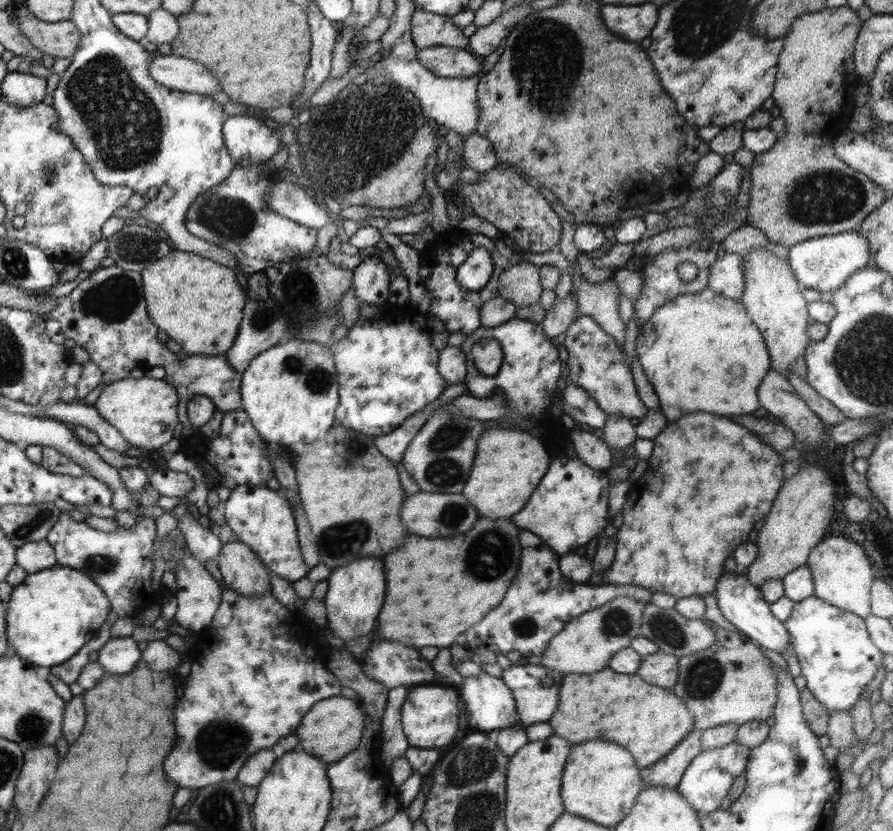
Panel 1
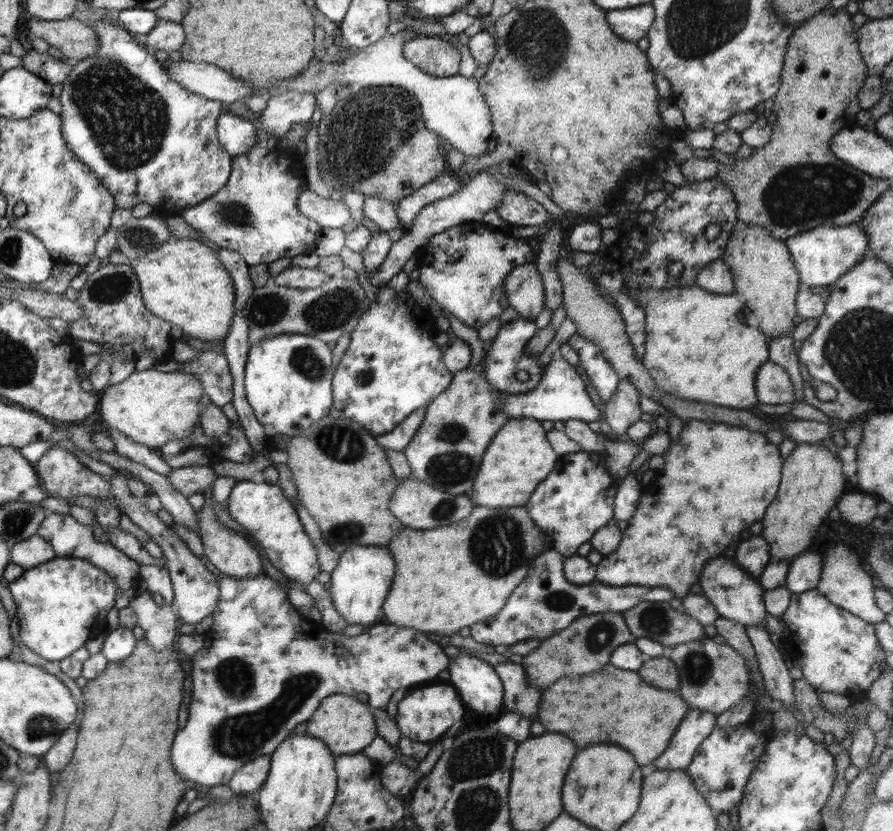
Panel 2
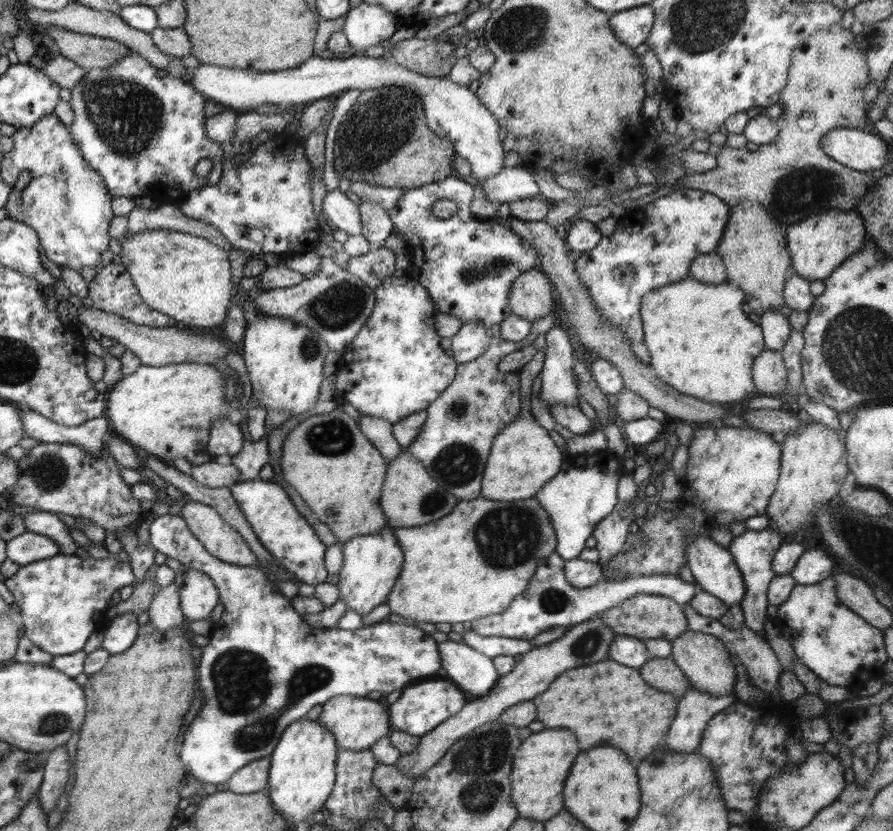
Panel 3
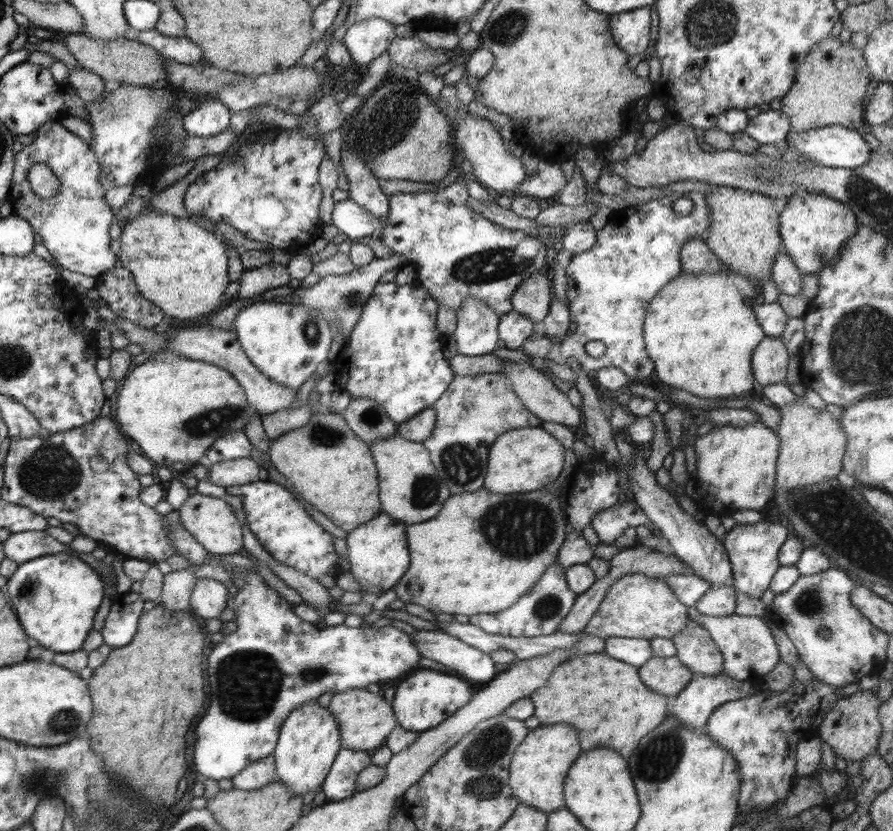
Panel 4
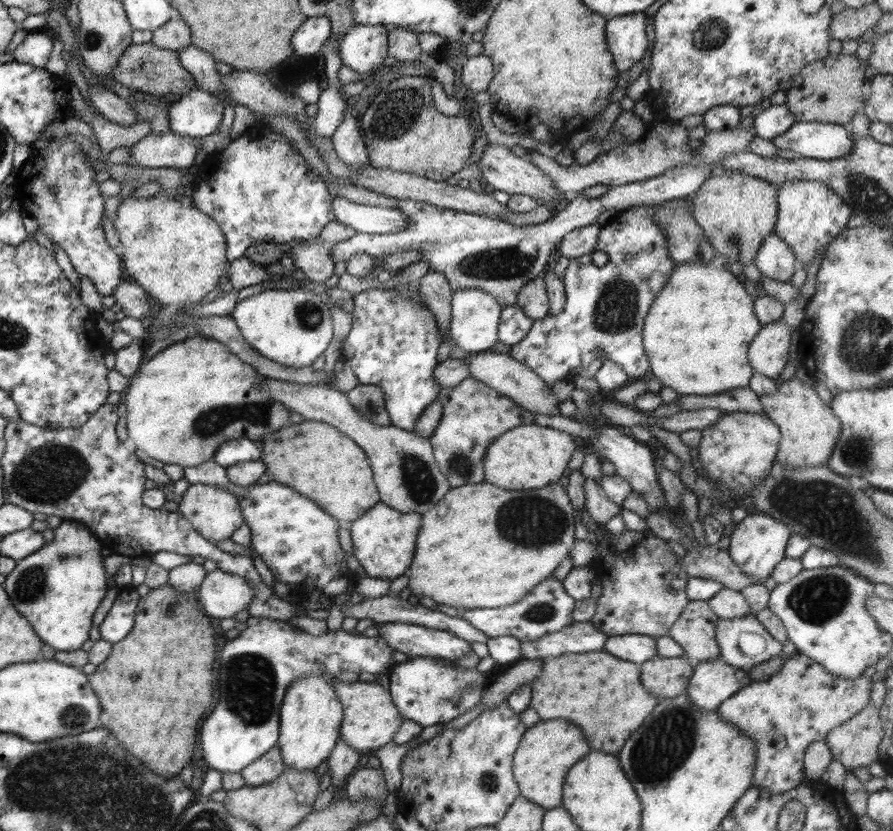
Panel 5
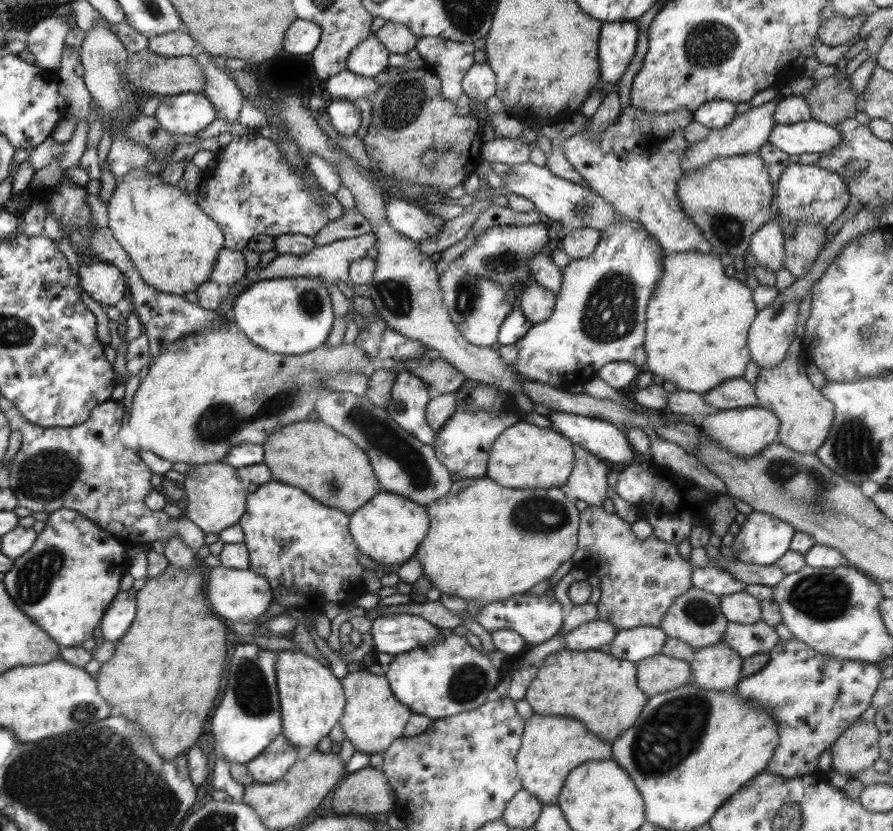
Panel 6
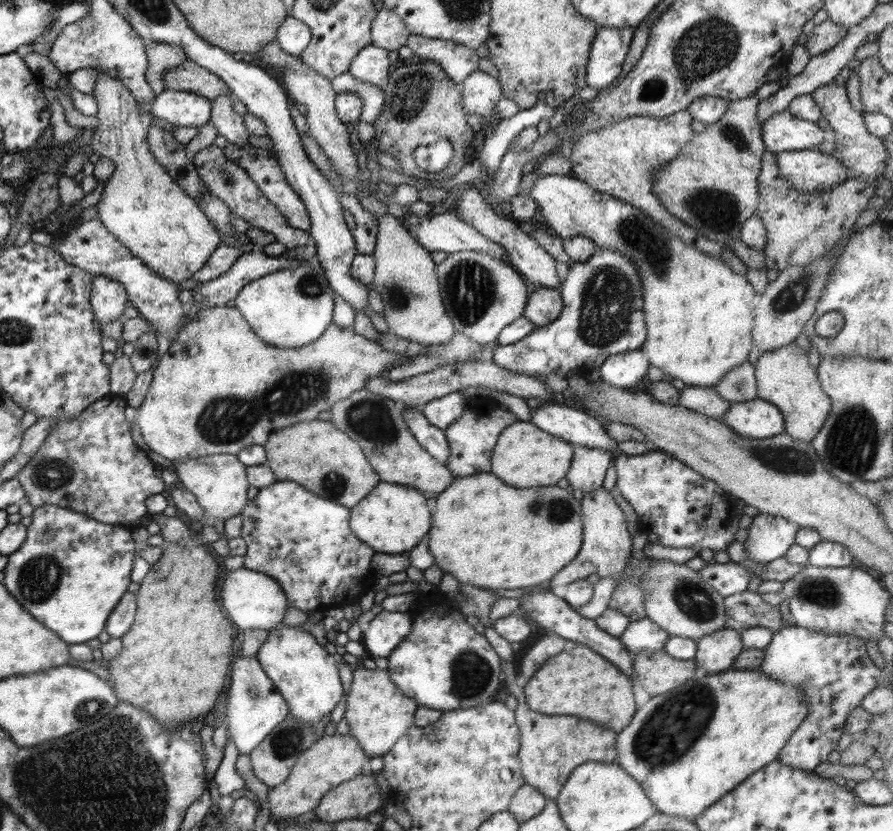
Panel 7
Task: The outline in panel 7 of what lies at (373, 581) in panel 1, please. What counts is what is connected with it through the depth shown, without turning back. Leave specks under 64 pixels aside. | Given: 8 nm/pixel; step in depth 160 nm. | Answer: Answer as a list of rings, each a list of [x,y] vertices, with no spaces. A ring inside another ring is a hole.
[[[381,481],[366,498],[352,508],[350,529],[376,553],[410,552],[424,536],[428,536],[431,528],[431,514],[426,501],[426,496],[414,488]]]

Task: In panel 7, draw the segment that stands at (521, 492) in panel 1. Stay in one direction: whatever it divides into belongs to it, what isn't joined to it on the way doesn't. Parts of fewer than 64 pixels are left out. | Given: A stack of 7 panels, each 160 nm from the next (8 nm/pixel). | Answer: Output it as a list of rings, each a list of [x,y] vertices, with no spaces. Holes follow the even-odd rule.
[[[517,420],[500,433],[490,460],[490,473],[514,488],[554,486],[568,475],[573,445],[544,432],[530,421]]]

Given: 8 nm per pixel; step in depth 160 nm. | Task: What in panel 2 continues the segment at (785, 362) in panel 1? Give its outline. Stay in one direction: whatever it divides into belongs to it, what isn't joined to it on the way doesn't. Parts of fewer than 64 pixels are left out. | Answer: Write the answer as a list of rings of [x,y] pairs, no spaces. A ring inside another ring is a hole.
[[[747,224],[744,230],[734,229],[731,232],[721,259],[730,267],[735,292],[760,320],[758,328],[768,340],[780,335],[791,336],[791,330],[796,326],[793,318],[798,315],[796,295],[802,282],[786,243],[774,238],[763,226]]]

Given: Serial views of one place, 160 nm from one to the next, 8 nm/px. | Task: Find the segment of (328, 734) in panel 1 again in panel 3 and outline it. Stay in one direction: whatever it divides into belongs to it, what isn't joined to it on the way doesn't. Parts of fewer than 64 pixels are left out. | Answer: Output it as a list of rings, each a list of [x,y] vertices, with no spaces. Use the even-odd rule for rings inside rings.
[[[340,695],[323,704],[318,722],[322,723],[324,728],[328,728],[328,732],[332,732],[340,749],[361,751],[370,749],[375,742],[389,735],[392,727],[388,716],[386,708],[376,700]]]

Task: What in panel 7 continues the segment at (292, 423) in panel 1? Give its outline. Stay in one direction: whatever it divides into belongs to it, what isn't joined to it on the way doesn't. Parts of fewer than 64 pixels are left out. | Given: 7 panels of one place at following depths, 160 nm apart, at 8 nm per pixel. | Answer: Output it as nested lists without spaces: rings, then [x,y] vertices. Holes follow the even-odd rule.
[[[302,265],[251,280],[238,293],[234,304],[264,342],[280,348],[296,348],[318,340],[333,322],[334,293],[321,268]]]

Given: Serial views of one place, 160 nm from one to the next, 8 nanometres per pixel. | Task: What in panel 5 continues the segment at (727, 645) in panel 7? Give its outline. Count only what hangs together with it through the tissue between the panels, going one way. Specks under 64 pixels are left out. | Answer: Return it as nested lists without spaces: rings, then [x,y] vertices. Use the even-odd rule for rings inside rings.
[[[721,655],[696,662],[685,693],[701,711],[716,711],[724,700],[748,684],[747,672],[734,668]]]

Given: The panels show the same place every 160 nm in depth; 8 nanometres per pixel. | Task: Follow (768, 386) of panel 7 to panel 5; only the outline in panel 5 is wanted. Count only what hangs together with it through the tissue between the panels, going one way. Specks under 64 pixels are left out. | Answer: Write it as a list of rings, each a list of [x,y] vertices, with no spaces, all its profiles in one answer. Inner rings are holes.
[[[794,376],[789,380],[776,383],[772,394],[759,396],[763,412],[781,430],[781,439],[777,451],[778,462],[786,468],[814,468],[824,466],[830,460],[832,449],[841,433],[841,420],[832,412],[830,405],[818,397],[818,393],[800,378]]]

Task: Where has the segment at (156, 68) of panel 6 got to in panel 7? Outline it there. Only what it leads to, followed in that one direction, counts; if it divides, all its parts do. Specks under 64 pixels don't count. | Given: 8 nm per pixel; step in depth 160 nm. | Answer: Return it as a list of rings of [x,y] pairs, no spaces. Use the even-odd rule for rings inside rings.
[[[189,59],[167,70],[163,81],[166,89],[192,91],[211,101],[231,93],[228,85],[218,75]]]

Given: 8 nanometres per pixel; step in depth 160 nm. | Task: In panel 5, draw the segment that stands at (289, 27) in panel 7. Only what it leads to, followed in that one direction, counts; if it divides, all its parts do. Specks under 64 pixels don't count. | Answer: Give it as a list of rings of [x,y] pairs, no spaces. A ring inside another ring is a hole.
[[[324,16],[308,17],[292,36],[292,49],[296,55],[308,57],[318,53],[332,34],[330,19]]]

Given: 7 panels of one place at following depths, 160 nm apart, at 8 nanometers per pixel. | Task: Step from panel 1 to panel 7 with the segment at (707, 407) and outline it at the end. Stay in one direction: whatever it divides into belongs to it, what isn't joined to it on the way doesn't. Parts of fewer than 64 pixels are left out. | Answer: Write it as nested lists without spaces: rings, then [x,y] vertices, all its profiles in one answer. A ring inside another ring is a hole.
[[[540,175],[536,179],[535,185],[530,191],[529,197],[536,201],[538,208],[540,208],[540,214],[542,218],[546,220],[546,224],[550,225],[550,228],[554,230],[554,234],[558,235],[560,238],[570,238],[573,236],[587,236],[592,240],[597,248],[613,249],[614,251],[620,251],[622,255],[628,257],[632,260],[638,269],[641,283],[643,286],[642,298],[643,305],[642,310],[644,311],[644,318],[647,328],[646,340],[642,343],[641,351],[649,358],[649,363],[652,366],[658,367],[661,371],[666,374],[670,374],[672,378],[679,378],[686,384],[686,386],[703,386],[703,387],[714,387],[715,385],[723,379],[723,376],[736,365],[742,364],[749,358],[749,352],[755,347],[755,342],[752,338],[752,329],[755,325],[755,313],[756,306],[759,303],[760,295],[755,290],[750,281],[742,274],[737,274],[727,266],[724,261],[718,257],[712,257],[700,250],[691,246],[691,244],[686,244],[683,240],[676,238],[676,236],[671,235],[666,229],[663,229],[660,225],[656,224],[650,216],[645,212],[642,212],[640,208],[633,207],[626,201],[616,198],[613,194],[608,194],[605,192],[600,192],[595,188],[592,188],[587,182],[581,181],[580,179],[574,179],[572,176],[568,175]]]

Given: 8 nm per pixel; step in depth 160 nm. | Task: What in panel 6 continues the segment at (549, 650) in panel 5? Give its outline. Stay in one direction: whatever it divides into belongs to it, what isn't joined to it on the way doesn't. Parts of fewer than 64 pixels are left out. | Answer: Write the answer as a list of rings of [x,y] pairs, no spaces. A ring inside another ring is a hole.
[[[596,618],[569,630],[565,635],[564,648],[575,651],[599,650],[602,644],[612,642],[617,631],[618,629],[611,622]]]

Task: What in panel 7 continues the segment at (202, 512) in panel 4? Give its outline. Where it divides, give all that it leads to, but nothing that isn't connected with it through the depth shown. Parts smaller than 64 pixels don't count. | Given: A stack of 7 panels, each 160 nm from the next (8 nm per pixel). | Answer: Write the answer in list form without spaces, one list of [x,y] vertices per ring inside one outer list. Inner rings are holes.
[[[230,454],[202,456],[184,463],[175,463],[173,466],[179,479],[178,485],[196,496],[206,514],[204,525],[213,525],[217,519],[226,521],[241,514],[249,501],[247,495],[251,486],[247,480],[246,468],[236,455]]]

